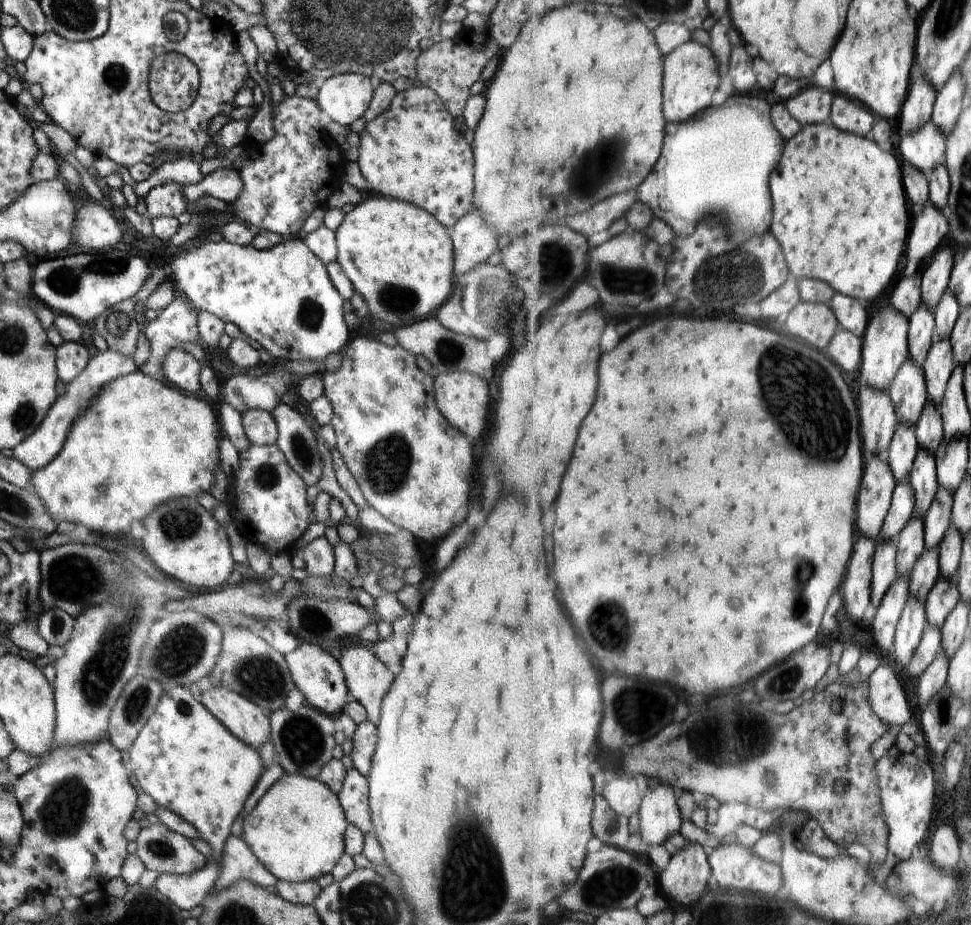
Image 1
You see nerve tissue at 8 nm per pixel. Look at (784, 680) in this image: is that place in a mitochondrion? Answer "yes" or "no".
yes

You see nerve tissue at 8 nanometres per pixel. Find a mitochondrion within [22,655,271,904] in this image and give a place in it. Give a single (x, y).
(64, 809)

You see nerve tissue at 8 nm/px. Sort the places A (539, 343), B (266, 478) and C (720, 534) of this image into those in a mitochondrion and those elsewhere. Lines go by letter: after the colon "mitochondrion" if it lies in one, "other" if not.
A: other
B: mitochondrion
C: other

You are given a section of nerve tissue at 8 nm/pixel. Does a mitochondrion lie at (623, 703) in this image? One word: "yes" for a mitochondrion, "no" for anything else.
yes

